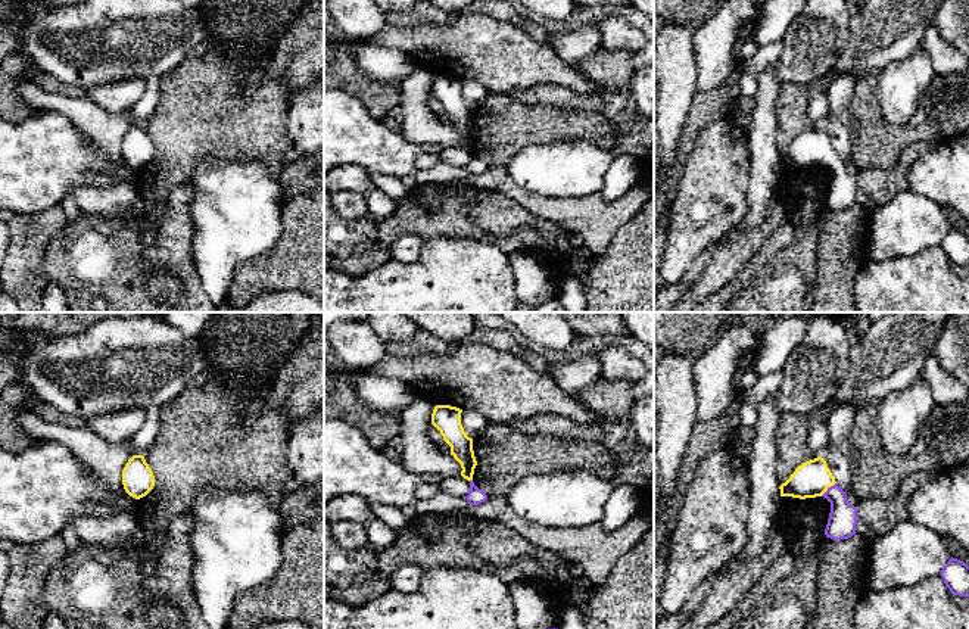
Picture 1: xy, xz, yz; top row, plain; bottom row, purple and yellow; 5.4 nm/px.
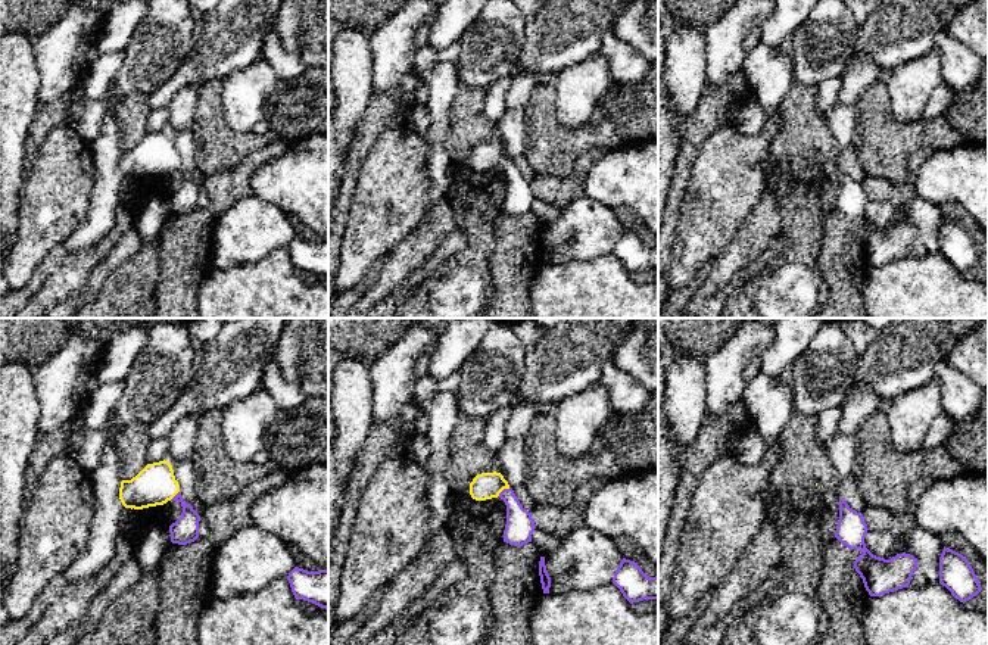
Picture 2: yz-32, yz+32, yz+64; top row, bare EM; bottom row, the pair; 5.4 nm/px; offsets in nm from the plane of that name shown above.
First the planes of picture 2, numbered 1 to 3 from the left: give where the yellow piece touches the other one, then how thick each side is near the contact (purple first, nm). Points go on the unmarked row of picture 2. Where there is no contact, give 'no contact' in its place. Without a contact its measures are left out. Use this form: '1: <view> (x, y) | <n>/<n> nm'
1: yz-32 (175, 165) | 140/220 nm
2: yz+32 (504, 159) | 160/140 nm
3: no contact

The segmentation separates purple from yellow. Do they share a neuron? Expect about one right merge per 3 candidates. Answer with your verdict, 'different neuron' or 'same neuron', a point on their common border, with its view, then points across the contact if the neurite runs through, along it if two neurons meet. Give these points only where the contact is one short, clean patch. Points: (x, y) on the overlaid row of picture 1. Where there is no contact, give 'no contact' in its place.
same neuron | yz (828, 488) | across yz (841, 525), (838, 498), (828, 488), (812, 479)

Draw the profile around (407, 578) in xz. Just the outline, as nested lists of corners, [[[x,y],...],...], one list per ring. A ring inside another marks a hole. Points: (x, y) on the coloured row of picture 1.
[[[404,564],[389,572],[390,588],[399,592],[415,592],[421,586],[423,570],[415,564]]]

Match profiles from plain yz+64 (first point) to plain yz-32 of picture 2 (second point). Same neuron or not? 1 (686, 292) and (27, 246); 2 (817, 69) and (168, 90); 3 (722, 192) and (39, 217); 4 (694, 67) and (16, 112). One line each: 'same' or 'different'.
1: different
2: different
3: same
4: same

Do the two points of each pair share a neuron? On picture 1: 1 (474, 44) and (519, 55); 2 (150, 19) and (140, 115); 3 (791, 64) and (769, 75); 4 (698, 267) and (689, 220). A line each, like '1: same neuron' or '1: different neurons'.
1: same neuron
2: different neurons
3: different neurons
4: different neurons

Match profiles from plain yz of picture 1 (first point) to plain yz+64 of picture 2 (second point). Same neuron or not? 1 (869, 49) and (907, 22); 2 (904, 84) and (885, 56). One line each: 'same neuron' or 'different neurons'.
1: same neuron
2: different neurons

